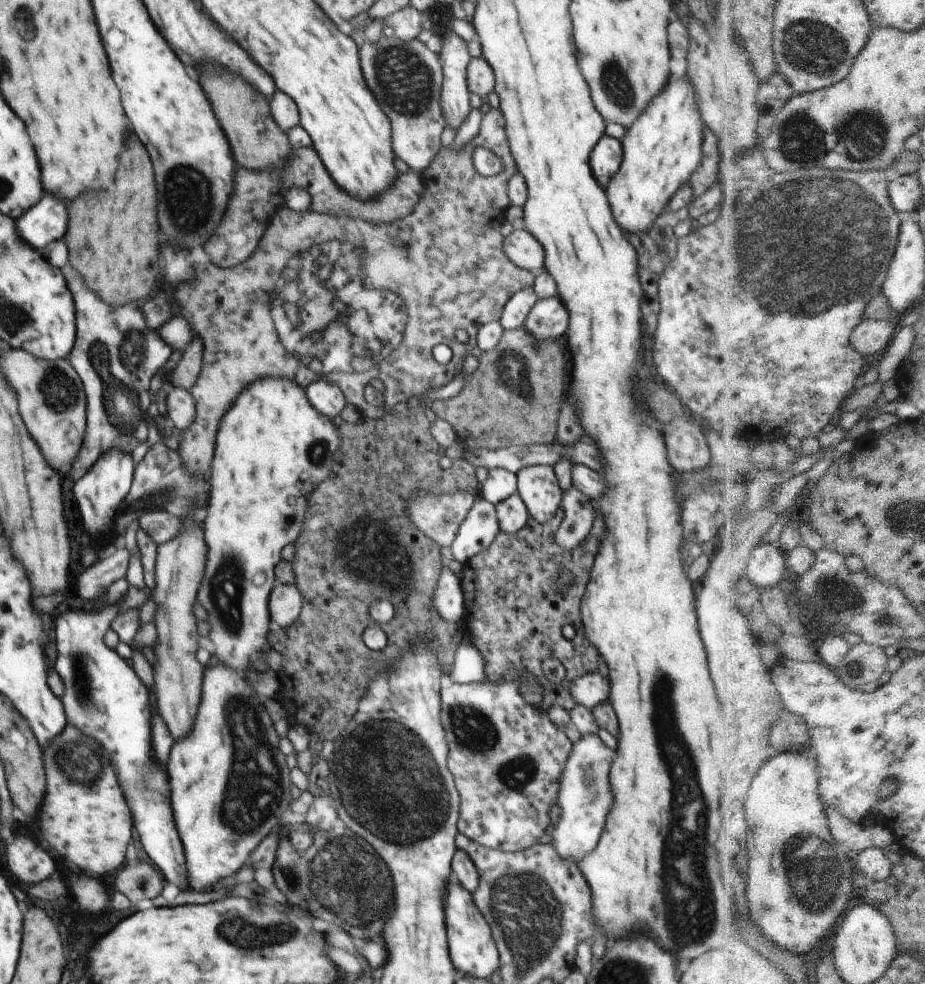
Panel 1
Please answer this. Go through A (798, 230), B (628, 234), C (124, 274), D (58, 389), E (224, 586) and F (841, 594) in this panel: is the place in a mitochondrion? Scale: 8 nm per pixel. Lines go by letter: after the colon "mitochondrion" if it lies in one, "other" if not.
A: mitochondrion
B: other
C: other
D: mitochondrion
E: mitochondrion
F: mitochondrion

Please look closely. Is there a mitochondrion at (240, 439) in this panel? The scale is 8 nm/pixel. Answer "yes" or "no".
no

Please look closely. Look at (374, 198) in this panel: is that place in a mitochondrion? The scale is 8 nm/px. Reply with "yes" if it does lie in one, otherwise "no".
no

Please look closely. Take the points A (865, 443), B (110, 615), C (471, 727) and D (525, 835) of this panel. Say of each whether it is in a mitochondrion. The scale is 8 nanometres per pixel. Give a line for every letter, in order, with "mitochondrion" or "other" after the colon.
A: other
B: other
C: mitochondrion
D: other

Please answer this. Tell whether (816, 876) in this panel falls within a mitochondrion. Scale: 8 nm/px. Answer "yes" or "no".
yes

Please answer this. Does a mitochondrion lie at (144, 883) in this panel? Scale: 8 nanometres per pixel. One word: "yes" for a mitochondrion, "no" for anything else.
yes

